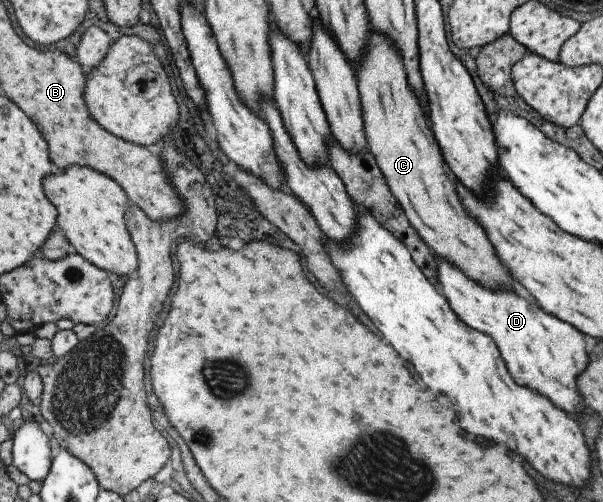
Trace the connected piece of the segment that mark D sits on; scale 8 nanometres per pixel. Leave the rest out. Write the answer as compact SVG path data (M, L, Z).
M438 257L436 282L439 292L443 292L447 304L463 324L489 334L495 340L505 368L515 384L531 388L533 392L545 396L551 404L555 404L555 408L567 414L585 412L585 408L579 406L581 396L577 392L575 380L579 372L587 368L587 354L583 350L583 336L575 328L545 314L535 304L515 296L513 292L481 288L455 268L455 265Z

